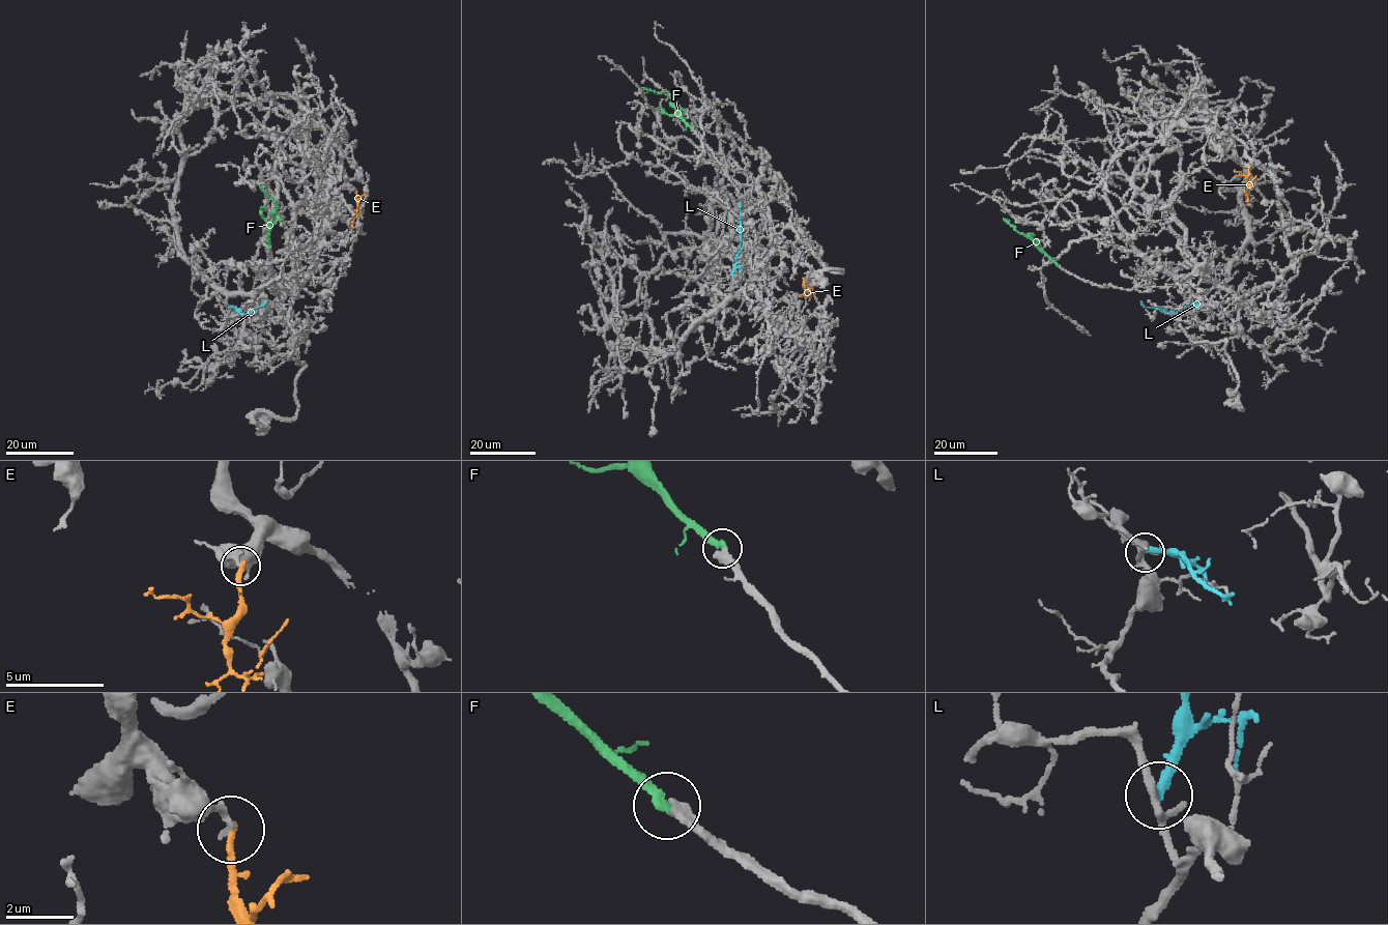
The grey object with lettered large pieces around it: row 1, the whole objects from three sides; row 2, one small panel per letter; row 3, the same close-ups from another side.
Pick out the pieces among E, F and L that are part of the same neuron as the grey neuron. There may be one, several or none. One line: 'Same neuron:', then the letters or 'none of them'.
Same neuron: F

